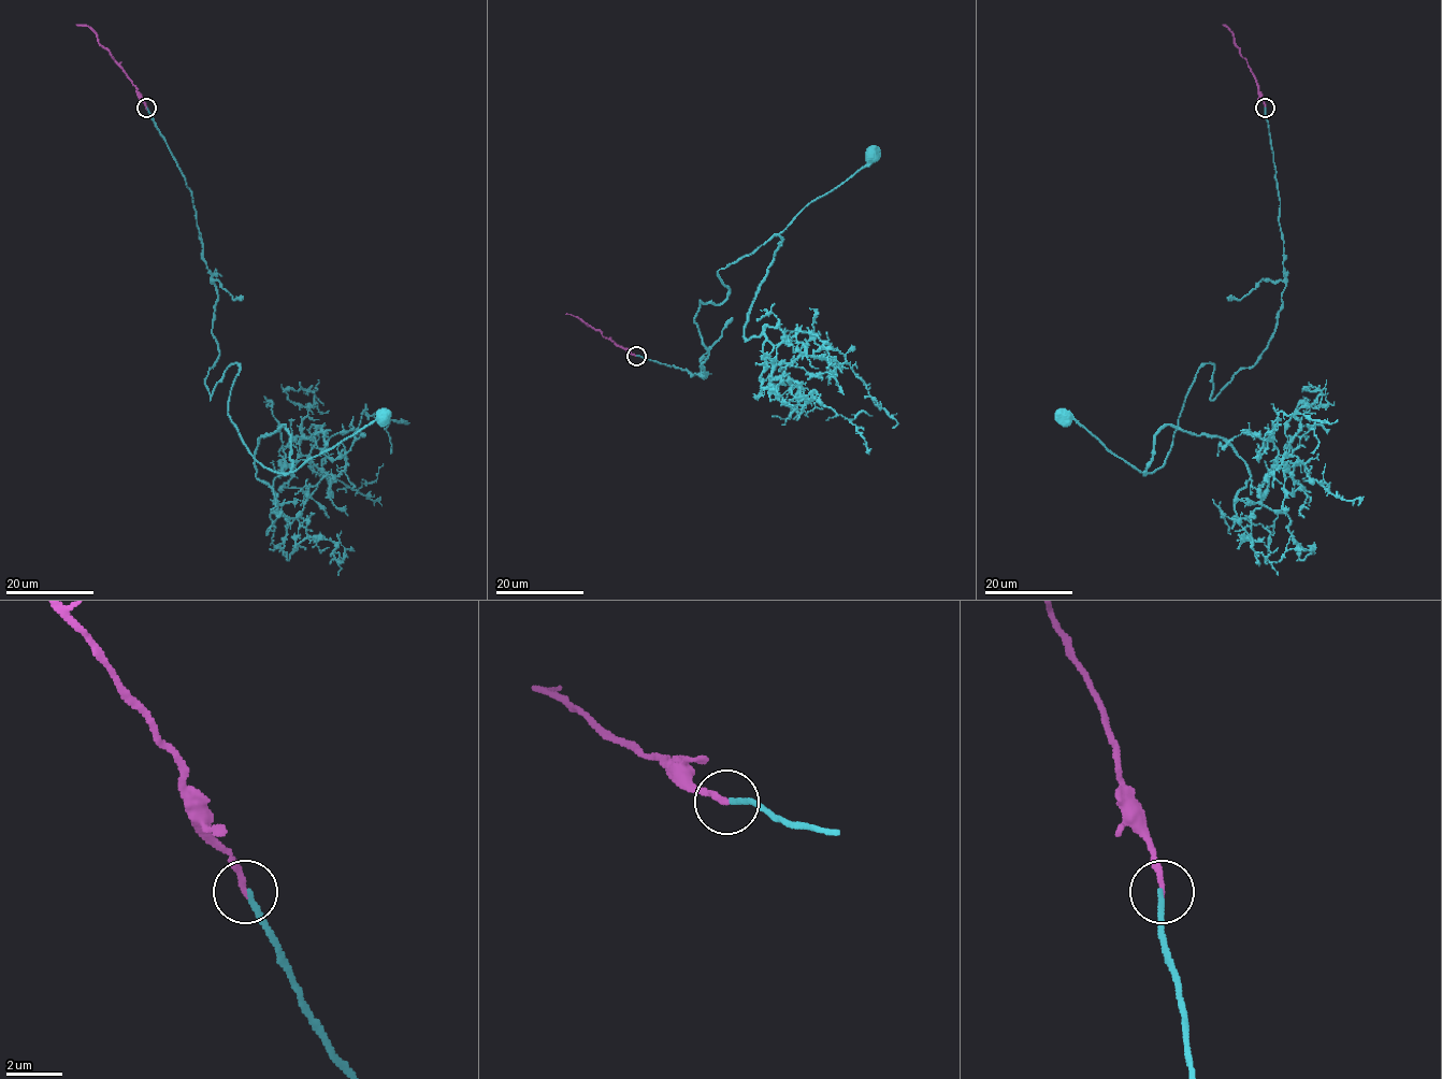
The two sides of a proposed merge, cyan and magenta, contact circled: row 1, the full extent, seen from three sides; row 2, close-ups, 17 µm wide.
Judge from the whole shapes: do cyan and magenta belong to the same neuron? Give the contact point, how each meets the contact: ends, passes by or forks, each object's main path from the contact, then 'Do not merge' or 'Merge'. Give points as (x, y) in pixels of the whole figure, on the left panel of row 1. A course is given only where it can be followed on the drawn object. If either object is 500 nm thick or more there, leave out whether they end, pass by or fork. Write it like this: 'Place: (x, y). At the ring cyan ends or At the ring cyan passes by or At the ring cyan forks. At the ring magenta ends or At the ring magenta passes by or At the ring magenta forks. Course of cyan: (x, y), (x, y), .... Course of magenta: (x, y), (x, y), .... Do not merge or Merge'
Place: (146, 108). At the ring cyan ends. At the ring magenta ends. Course of cyan: (146, 109), (217, 297), (204, 383), (210, 400), (238, 363), (228, 416), (247, 450), (293, 472), (385, 418). Course of magenta: (146, 109), (131, 80), (98, 42), (97, 36), (87, 26), (76, 25). Merge

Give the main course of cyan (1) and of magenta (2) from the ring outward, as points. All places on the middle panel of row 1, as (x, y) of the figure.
1: (636, 356), (704, 376), (709, 353), (693, 319), (701, 301), (726, 296), (718, 271), (875, 155)
2: (636, 356), (577, 316), (565, 314)

